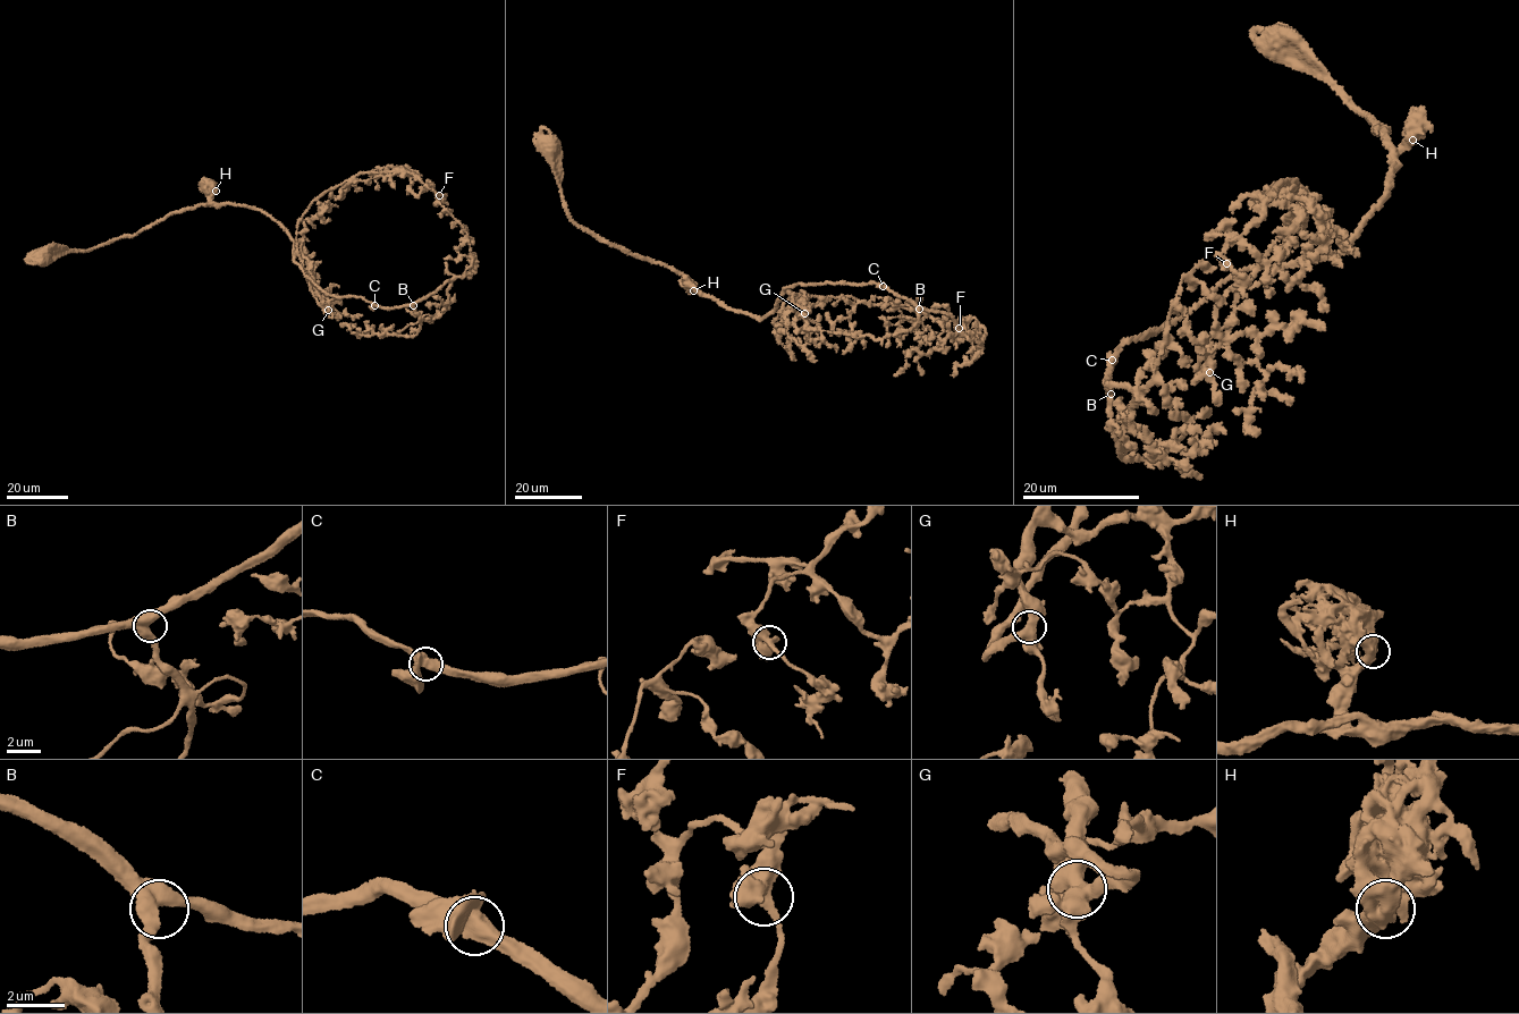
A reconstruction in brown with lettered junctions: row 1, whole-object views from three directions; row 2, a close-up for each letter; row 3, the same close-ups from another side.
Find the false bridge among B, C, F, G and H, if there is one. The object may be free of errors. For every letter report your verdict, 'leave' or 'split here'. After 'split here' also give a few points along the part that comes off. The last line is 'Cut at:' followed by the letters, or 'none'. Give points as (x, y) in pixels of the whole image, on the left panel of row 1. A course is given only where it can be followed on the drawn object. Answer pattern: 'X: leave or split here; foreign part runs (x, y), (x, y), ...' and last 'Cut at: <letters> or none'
B: leave
C: leave
F: leave
G: leave
H: leave
Cut at: none

